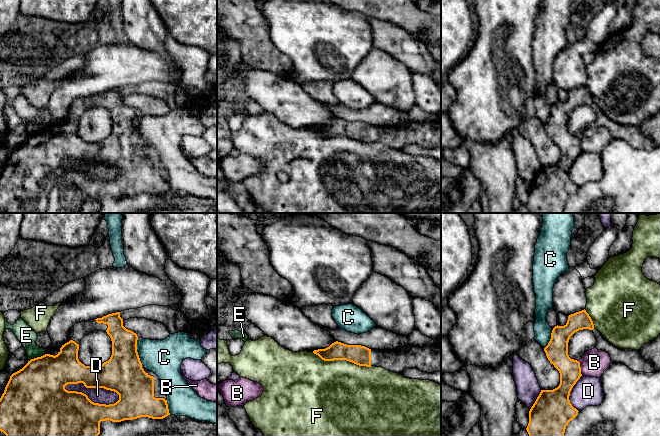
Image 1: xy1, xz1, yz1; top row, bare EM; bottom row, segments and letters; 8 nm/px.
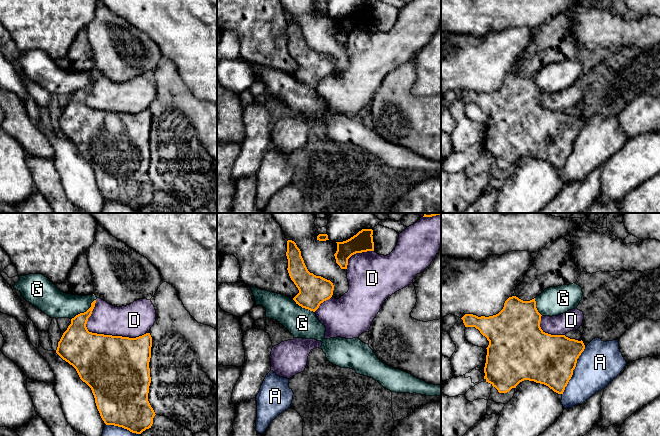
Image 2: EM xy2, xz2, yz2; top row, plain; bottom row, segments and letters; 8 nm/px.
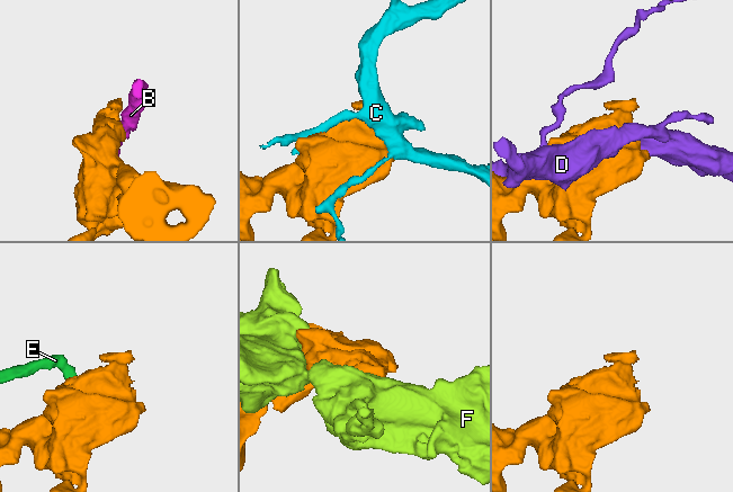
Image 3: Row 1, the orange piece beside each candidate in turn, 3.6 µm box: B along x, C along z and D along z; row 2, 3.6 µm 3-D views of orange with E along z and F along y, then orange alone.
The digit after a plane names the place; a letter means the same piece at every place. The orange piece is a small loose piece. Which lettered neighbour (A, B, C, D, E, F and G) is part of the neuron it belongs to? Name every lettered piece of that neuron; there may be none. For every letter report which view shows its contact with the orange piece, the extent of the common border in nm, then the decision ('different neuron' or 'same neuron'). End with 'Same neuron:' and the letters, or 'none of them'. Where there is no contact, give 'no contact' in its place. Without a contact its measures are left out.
A: yz2 | 440 nm | different neuron
B: yz1 | 120 nm | different neuron
C: xy1 | 220 nm | different neuron
D: xy1 | 460 nm | different neuron
E: xy1 | 120 nm | different neuron
F: xz1 | 500 nm | different neuron
G: xy2 | 260 nm | different neuron
Same neuron: none of them

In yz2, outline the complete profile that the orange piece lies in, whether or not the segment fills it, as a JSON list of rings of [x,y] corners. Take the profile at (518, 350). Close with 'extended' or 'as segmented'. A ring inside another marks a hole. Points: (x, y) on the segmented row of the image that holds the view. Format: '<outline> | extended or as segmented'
[[[512,296],[505,301],[503,309],[496,315],[478,317],[465,314],[461,318],[465,327],[475,327],[489,341],[484,379],[499,393],[507,393],[520,382],[529,380],[563,394],[585,345],[582,340],[545,333],[540,327],[541,316],[536,308],[535,298],[523,301]]] | as segmented

